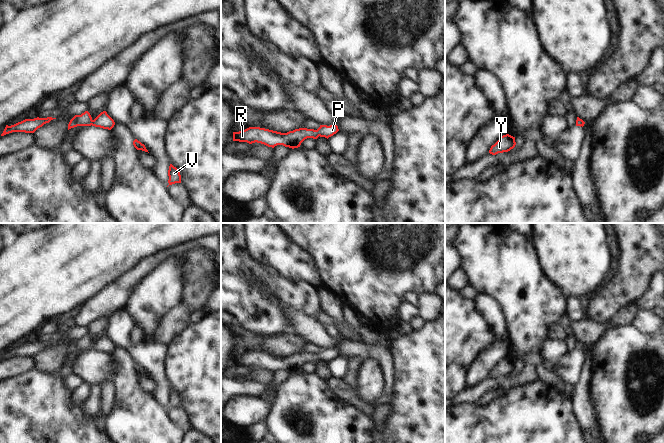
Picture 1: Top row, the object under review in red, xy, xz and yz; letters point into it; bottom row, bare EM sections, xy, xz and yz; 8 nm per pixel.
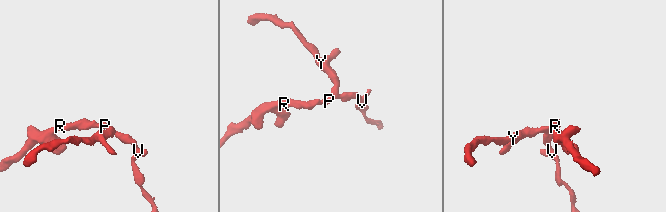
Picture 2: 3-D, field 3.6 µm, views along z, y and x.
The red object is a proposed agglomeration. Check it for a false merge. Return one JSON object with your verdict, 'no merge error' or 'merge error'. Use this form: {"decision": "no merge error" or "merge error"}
{"decision": "no merge error"}

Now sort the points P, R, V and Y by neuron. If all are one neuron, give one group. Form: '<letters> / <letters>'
P R V Y

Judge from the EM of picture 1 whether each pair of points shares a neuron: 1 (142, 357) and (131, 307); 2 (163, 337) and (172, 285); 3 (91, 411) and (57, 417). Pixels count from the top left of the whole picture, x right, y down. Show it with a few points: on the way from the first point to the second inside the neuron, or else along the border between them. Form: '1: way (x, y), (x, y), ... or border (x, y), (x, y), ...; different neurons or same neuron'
1: border (124, 308), (134, 324); different neurons
2: border (181, 292), (181, 301), (166, 312), (154, 331); different neurons
3: border (81, 404), (81, 412), (94, 420); different neurons

